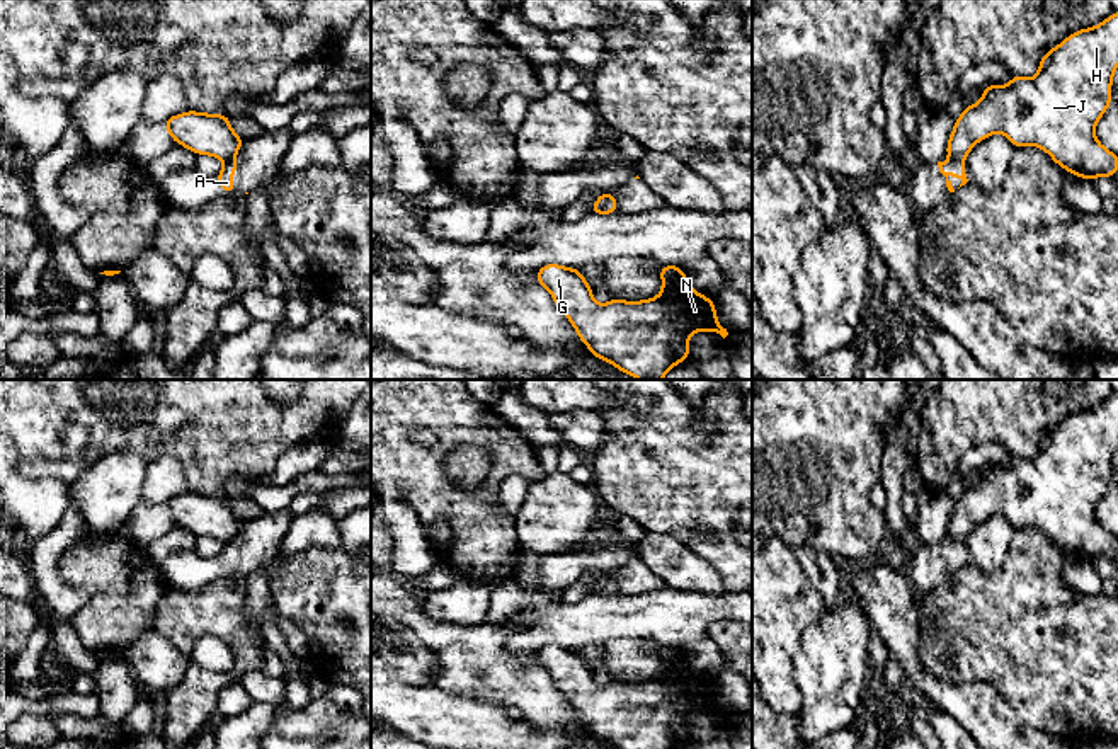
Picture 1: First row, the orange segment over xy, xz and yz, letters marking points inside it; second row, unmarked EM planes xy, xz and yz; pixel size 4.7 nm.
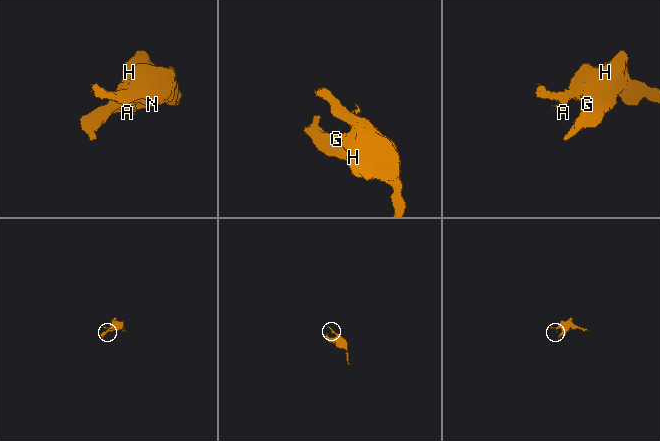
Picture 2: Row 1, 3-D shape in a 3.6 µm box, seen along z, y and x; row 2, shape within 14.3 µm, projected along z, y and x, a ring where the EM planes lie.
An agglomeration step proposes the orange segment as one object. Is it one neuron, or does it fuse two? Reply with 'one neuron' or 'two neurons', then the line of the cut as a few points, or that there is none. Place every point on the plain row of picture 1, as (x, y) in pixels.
two neurons | yz (952, 538), (962, 542)

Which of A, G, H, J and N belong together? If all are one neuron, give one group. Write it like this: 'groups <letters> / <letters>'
groups A / G H J N

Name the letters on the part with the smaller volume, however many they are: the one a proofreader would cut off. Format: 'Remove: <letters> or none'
Remove: A

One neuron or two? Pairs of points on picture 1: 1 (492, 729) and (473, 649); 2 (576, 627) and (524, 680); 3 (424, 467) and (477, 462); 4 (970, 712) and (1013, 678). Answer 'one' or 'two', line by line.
1: two
2: two
3: two
4: two

